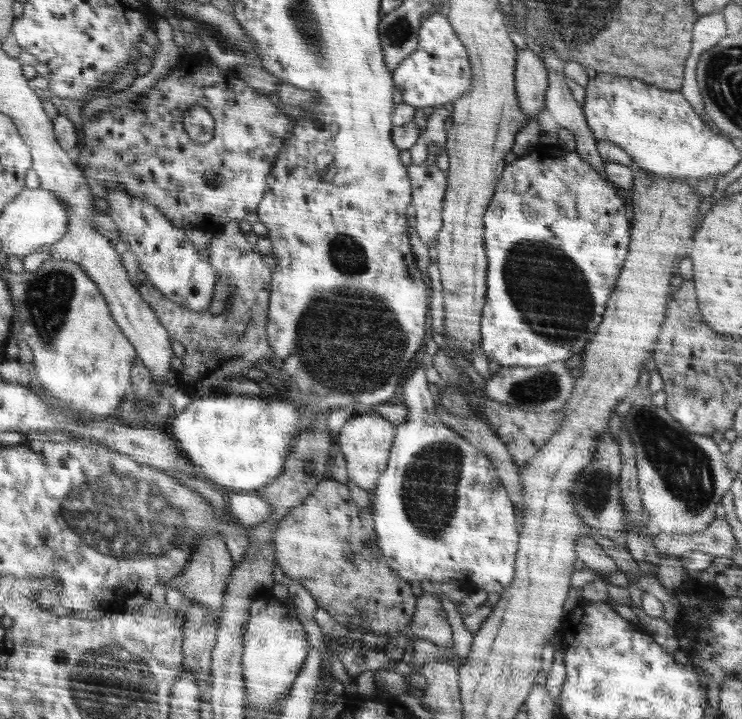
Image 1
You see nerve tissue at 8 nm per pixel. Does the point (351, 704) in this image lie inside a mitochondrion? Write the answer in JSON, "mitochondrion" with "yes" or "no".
{"mitochondrion":"no"}

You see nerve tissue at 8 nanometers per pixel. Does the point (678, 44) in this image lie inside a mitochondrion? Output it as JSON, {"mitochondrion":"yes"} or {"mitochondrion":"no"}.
{"mitochondrion":"no"}

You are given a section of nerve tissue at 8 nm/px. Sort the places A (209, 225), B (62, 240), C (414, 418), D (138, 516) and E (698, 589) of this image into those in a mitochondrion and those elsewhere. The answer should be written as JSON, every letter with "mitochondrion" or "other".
{"A":"other","B":"other","C":"other","D":"mitochondrion","E":"other"}

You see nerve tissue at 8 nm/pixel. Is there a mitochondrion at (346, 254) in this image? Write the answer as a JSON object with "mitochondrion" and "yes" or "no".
{"mitochondrion":"yes"}

